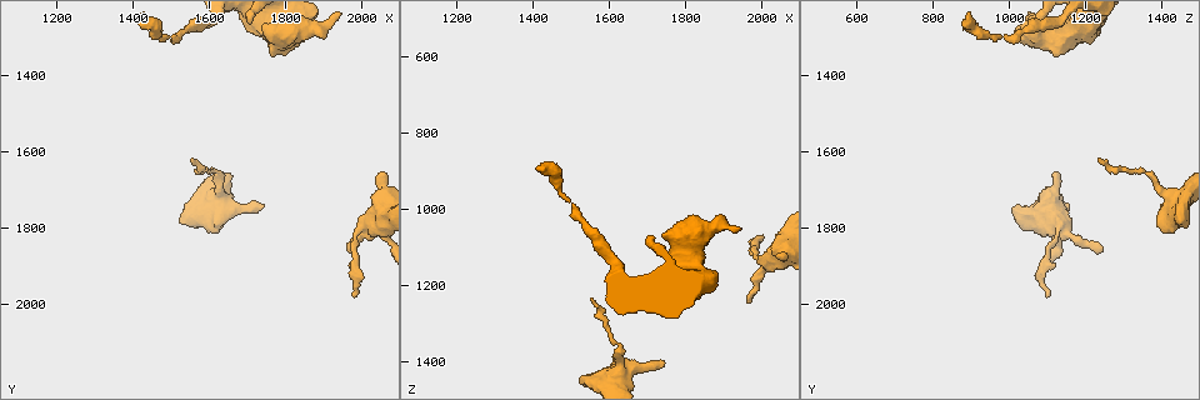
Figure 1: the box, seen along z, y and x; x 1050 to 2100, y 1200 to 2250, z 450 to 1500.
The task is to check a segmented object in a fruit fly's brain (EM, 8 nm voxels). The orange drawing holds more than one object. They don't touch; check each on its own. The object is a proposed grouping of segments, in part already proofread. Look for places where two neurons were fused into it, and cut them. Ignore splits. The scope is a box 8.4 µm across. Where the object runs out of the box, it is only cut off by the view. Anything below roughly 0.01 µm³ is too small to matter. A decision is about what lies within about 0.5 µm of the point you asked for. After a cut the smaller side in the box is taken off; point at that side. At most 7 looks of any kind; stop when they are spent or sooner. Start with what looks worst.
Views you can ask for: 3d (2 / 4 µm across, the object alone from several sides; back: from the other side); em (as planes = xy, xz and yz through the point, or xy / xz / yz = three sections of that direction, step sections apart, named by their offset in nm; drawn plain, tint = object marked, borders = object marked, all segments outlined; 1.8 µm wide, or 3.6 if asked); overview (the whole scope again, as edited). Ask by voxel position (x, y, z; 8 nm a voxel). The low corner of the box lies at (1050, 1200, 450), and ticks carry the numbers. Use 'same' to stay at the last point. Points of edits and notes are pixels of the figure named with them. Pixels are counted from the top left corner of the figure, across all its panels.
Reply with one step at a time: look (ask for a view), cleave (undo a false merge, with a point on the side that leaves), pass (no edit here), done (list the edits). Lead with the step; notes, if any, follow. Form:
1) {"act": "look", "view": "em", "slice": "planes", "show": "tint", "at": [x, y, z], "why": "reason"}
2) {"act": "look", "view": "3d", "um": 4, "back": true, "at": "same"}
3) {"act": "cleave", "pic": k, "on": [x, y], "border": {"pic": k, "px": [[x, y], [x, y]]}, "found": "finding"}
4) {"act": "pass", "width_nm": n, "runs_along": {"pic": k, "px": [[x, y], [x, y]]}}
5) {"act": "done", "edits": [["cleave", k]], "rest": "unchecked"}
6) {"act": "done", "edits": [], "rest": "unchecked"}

{"act": "look", "view": "3d", "um": 4, "at": [2005, 1795, 1135], "why": "sharp bend"}

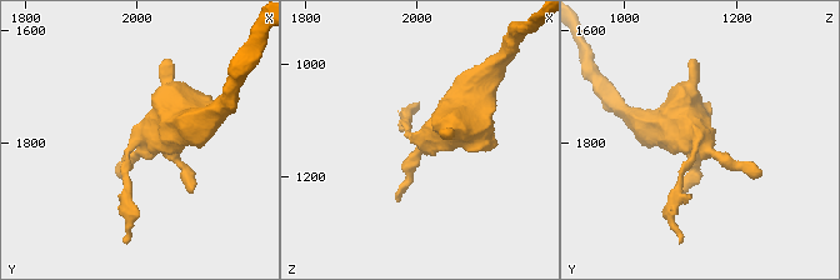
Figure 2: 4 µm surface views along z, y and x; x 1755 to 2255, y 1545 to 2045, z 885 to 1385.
{"act": "look", "view": "em", "slice": "planes", "show": "borders", "at": [2010, 1790, 1130]}

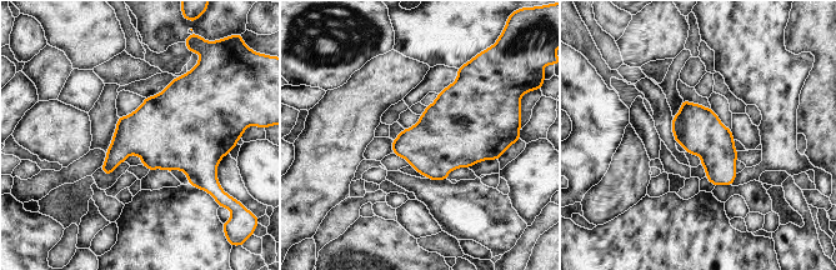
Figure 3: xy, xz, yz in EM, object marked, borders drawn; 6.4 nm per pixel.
{"act": "pass", "found": "all the same neuron"}

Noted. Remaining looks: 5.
{"act": "look", "view": "3d", "um": 2, "at": [1610, 1730, 1445], "why": "thick turns thin"}

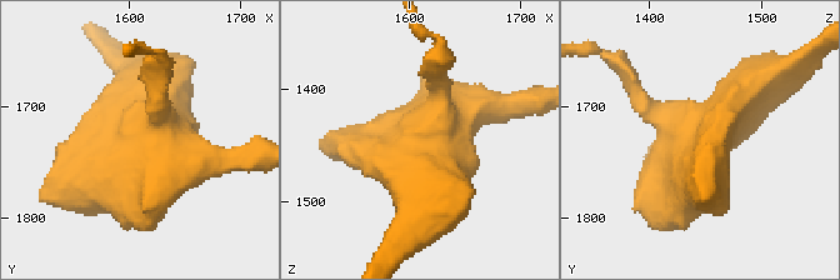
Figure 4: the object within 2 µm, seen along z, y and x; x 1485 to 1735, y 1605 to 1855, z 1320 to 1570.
{"act": "look", "view": "em", "slice": "planes", "show": "tint", "at": [1618, 1726, 1444], "why": "shape alone is not enough"}

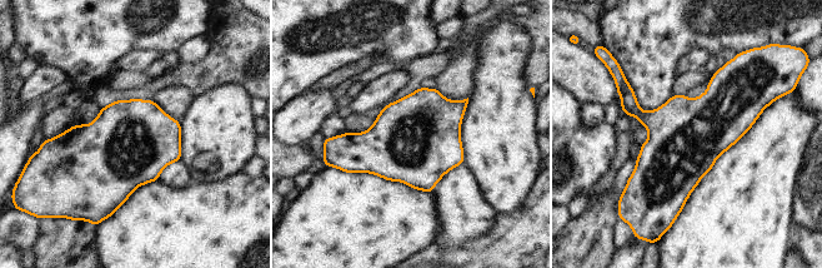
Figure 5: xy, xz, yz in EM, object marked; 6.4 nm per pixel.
{"act": "pass", "found": "continuous, no second neuron"}

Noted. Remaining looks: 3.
{"act": "look", "view": "3d", "um": 2, "at": [1460, 1280, 905], "why": "sudden change in width"}

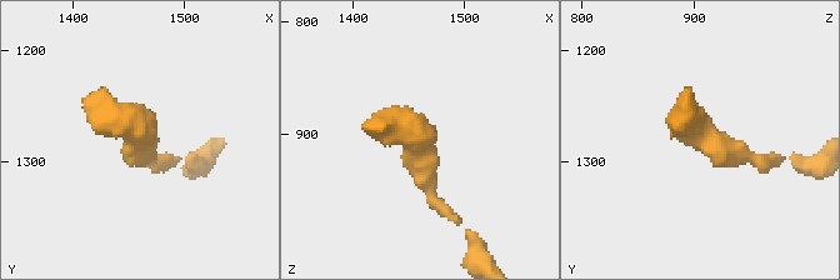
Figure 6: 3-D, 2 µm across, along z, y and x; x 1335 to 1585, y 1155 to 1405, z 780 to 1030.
{"act": "look", "view": "em", "slice": "yz", "step": 16, "show": "tint", "at": [1462, 1276, 908], "why": "shape alone is not enough"}

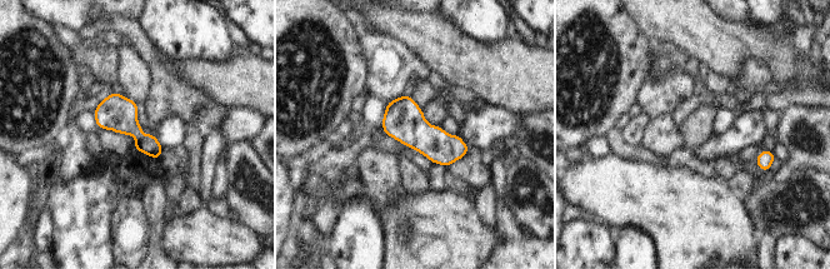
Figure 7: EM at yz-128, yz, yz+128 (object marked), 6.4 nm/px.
{"act": "look", "view": "em", "slice": "planes", "show": "tint", "at": "same"}

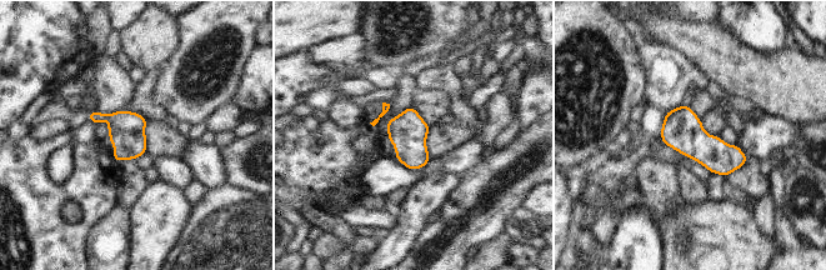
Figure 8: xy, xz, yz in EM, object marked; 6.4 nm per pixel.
{"act": "pass", "found": "continuous, no second neuron"}

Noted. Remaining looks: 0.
{"act": "done", "edits": [], "rest": "unchecked"}

